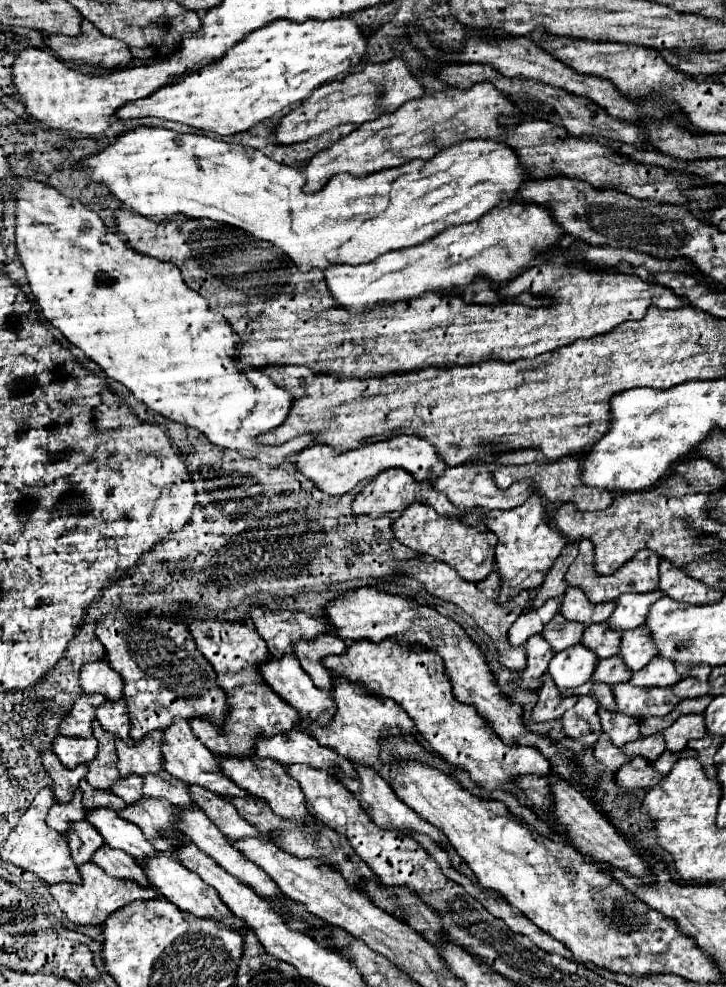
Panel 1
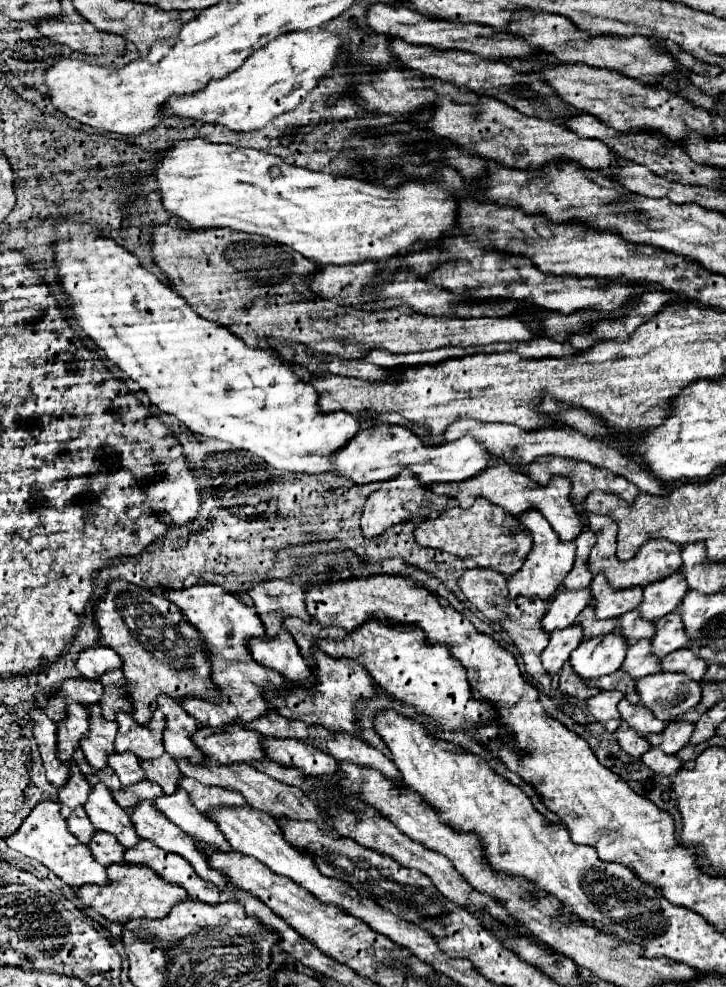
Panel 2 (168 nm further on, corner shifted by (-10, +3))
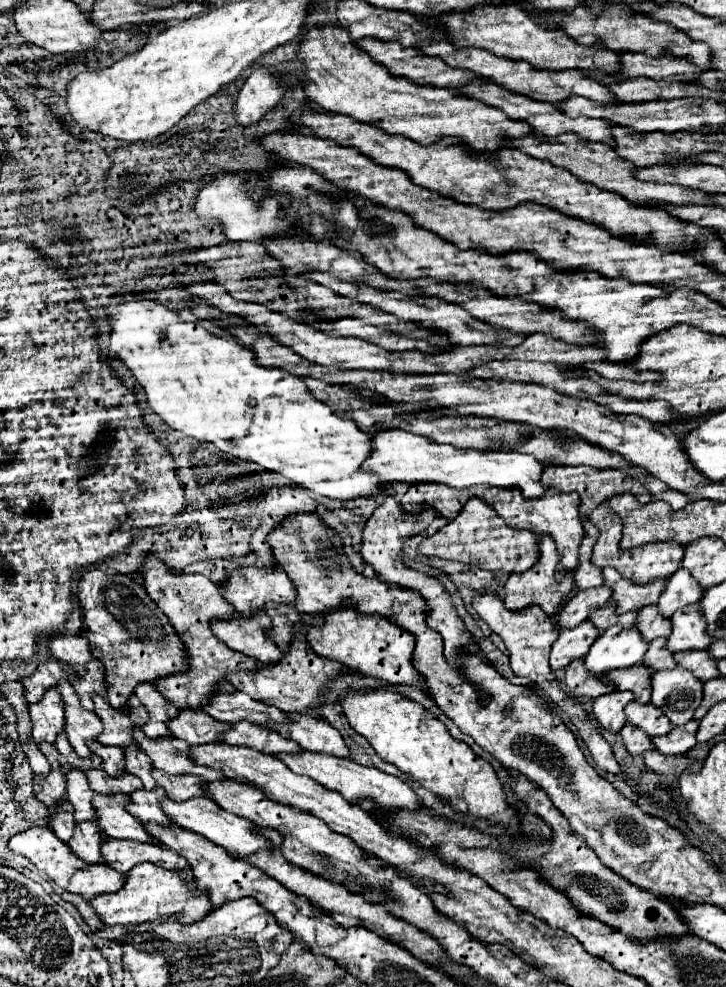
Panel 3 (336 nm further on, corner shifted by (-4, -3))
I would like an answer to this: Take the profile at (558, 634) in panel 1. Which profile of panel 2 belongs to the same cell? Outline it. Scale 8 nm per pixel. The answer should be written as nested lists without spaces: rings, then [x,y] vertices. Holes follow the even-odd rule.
[[[587,606],[585,612],[581,612],[575,620],[577,626],[583,628],[583,640],[587,638],[595,638],[599,634],[609,634],[617,630],[617,620],[597,620],[593,616],[593,610]]]

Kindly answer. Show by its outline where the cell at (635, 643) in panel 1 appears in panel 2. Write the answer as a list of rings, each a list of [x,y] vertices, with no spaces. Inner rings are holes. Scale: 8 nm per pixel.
[[[671,612],[655,622],[655,636],[651,638],[651,650],[655,658],[665,658],[669,652],[677,648],[685,648],[685,632],[681,630],[681,620],[677,620],[677,612]]]

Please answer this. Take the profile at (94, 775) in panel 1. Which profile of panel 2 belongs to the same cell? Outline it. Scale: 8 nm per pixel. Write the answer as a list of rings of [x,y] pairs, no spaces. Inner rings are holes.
[[[91,710],[91,730],[89,736],[81,740],[81,750],[95,770],[103,770],[107,766],[109,756],[115,752],[115,736],[117,722],[109,722],[99,710]]]

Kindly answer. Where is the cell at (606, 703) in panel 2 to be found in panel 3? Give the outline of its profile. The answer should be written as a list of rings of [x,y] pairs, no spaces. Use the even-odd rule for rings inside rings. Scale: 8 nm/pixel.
[[[611,692],[611,694],[603,694],[595,700],[593,704],[593,714],[597,718],[597,722],[611,730],[611,732],[619,732],[625,724],[627,724],[627,716],[625,716],[625,706],[633,700],[633,692]]]

